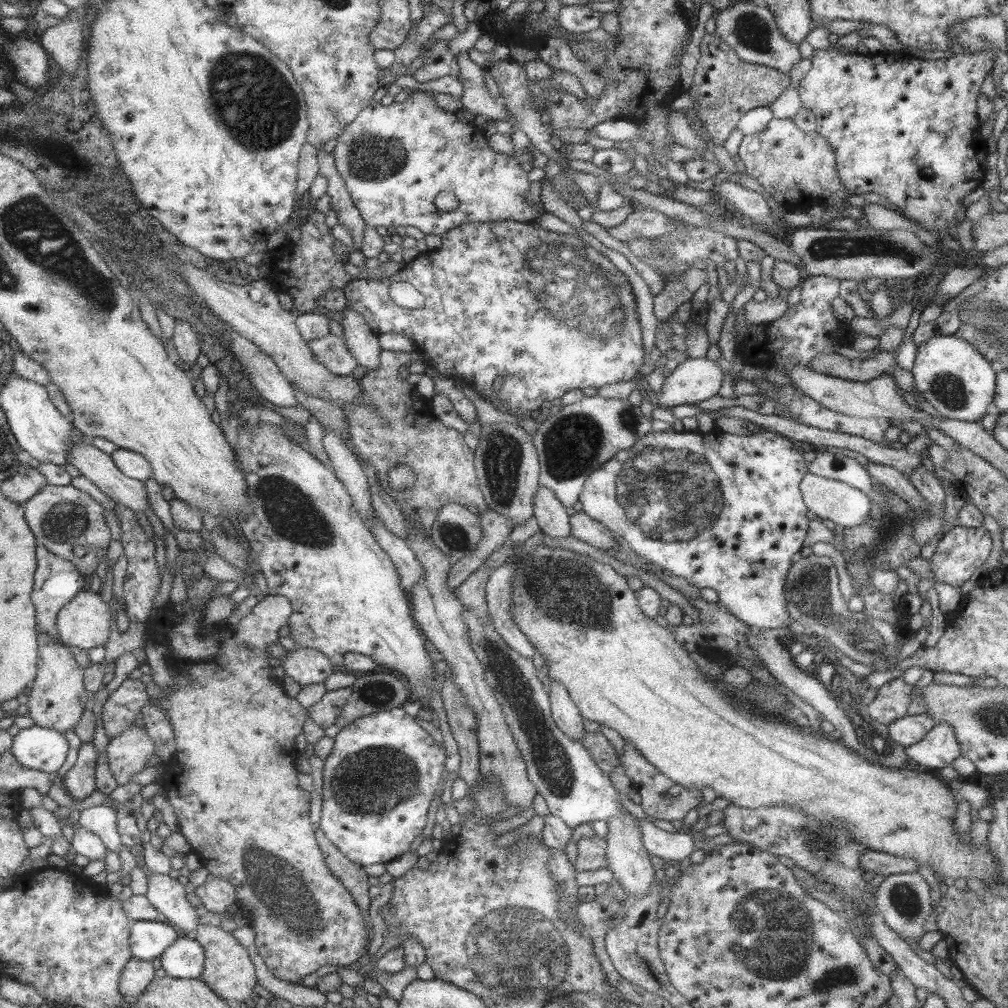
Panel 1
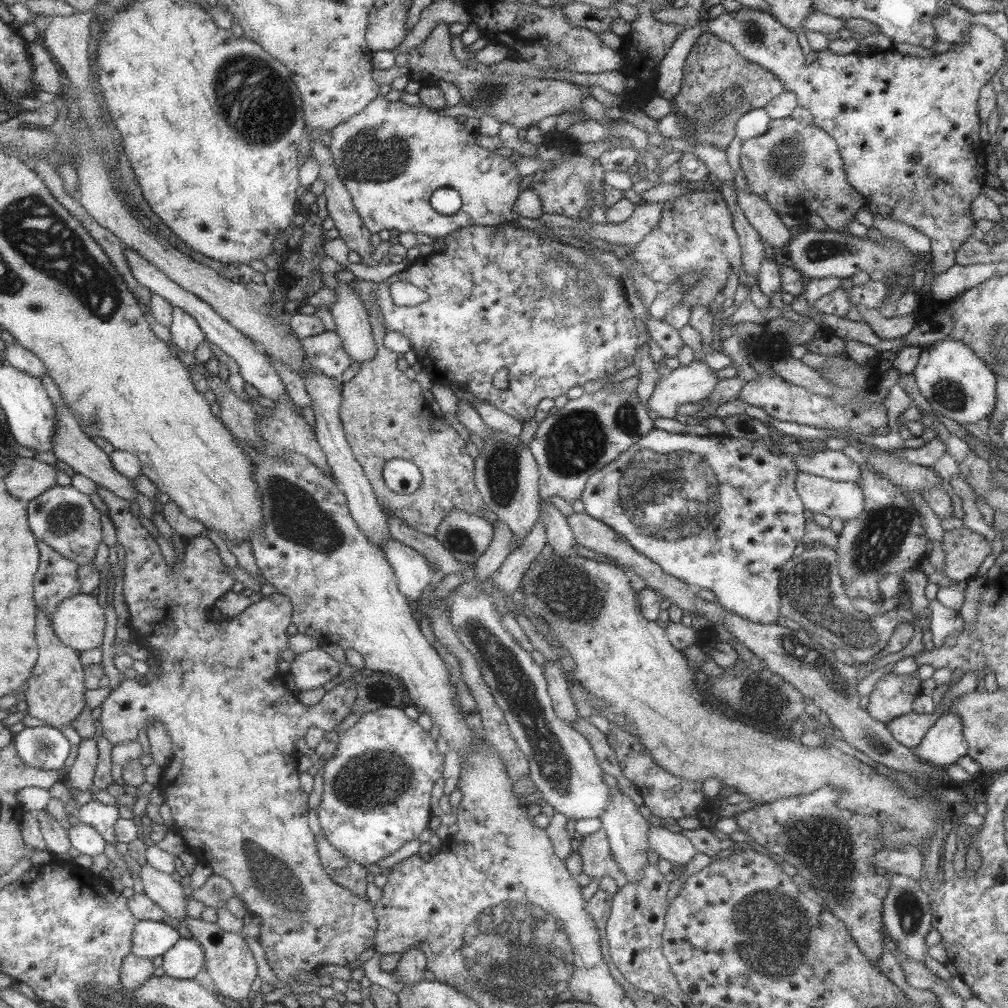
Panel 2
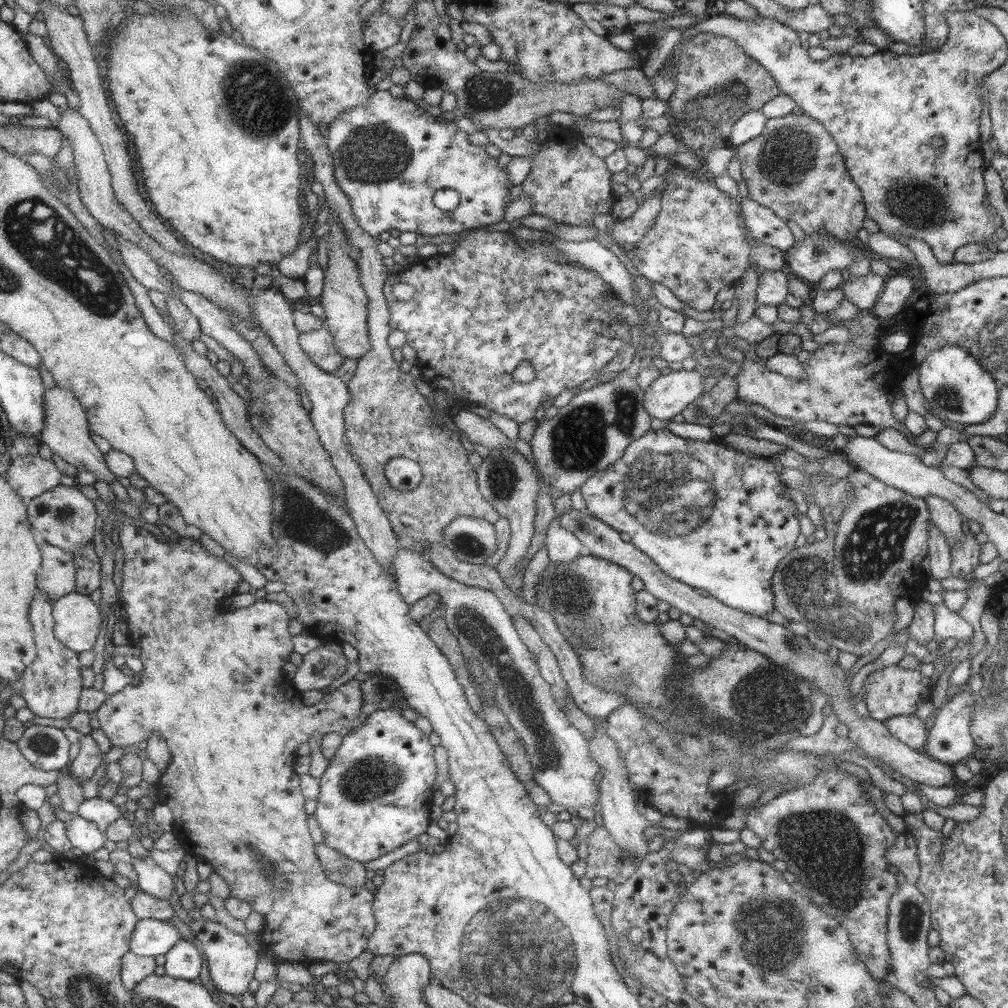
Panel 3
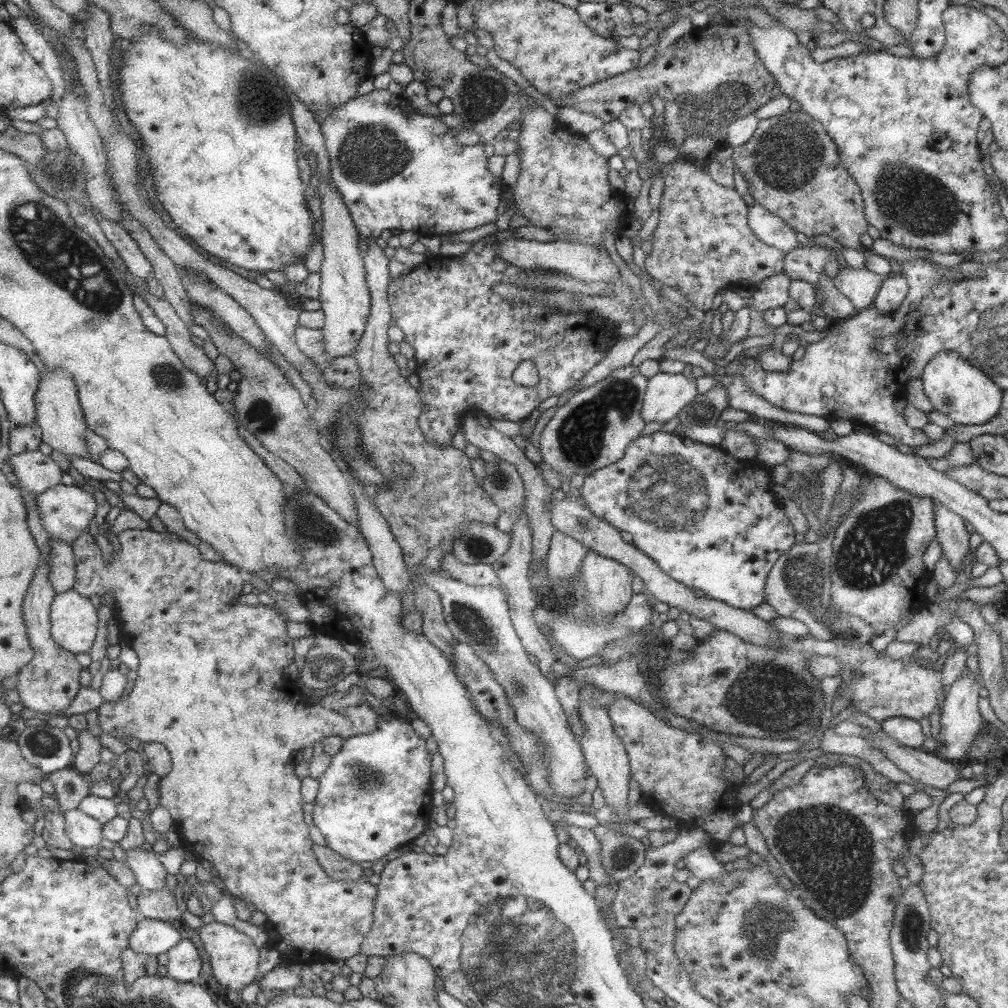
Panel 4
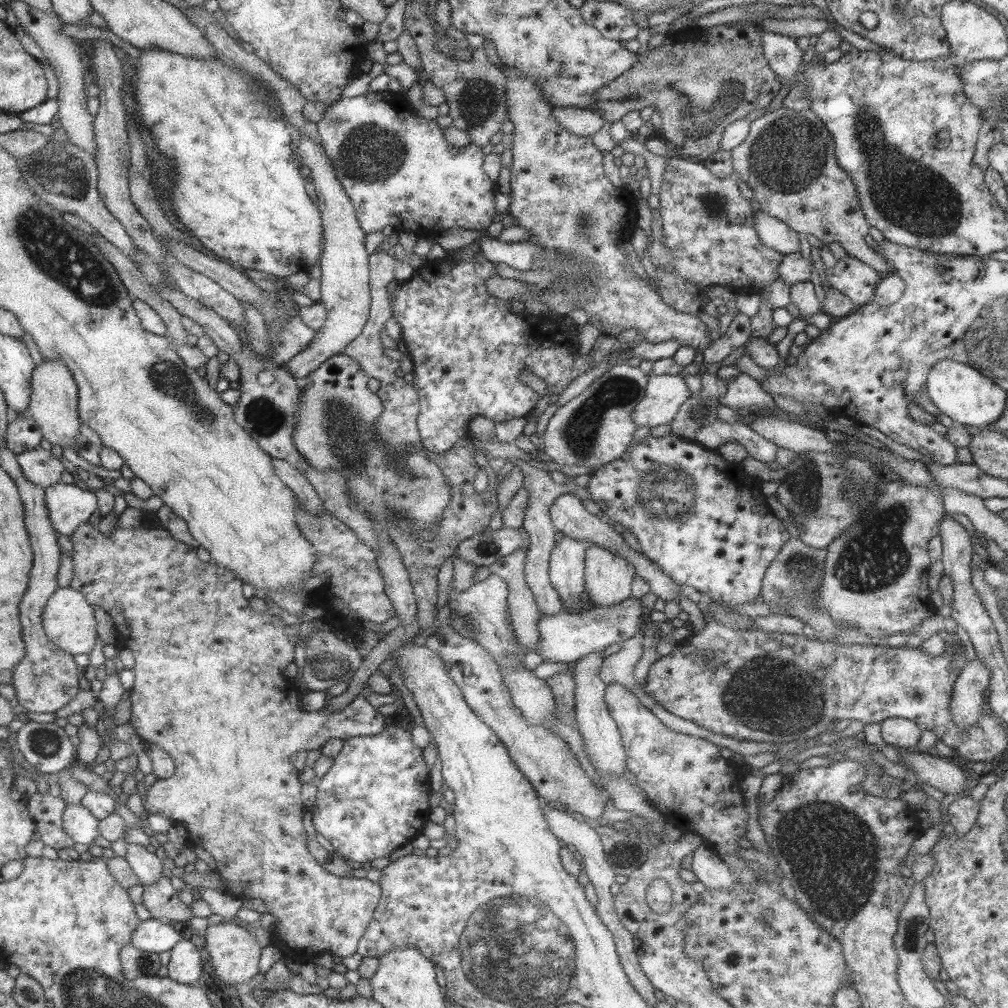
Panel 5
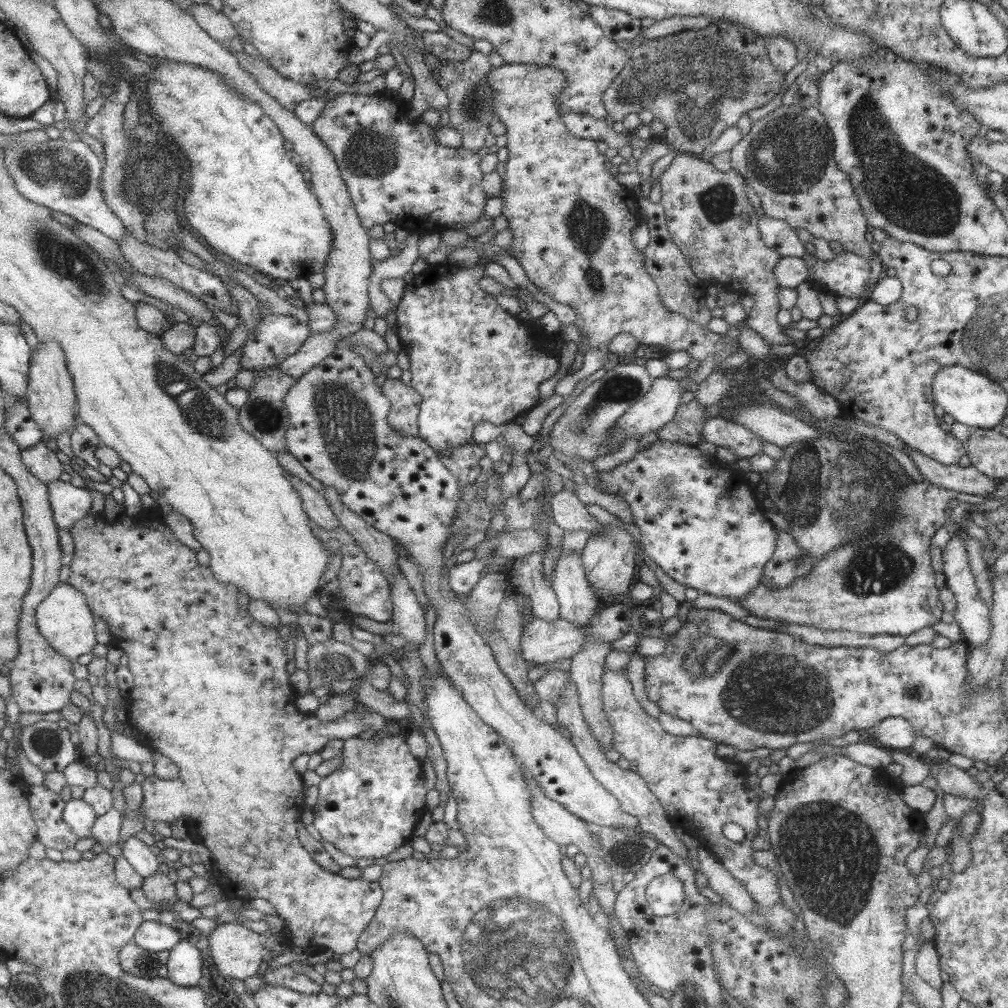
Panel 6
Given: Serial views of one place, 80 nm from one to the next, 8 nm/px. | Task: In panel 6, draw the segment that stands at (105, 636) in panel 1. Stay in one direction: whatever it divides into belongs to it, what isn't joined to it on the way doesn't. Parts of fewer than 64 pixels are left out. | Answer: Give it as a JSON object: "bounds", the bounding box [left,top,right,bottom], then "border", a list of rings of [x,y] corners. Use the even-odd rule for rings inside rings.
{"bounds":[37,582,97,663],"border":[[[61,582],[57,588],[37,608],[37,626],[41,636],[45,638],[62,656],[68,657],[73,663],[79,656],[93,652],[97,646],[95,618],[85,593],[67,582]]]}

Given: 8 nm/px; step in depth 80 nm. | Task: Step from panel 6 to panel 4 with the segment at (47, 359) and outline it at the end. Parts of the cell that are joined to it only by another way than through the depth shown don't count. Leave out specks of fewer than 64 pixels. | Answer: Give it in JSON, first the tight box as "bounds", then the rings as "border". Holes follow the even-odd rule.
{"bounds":[36,368,93,461],"border":[[[62,368],[47,371],[45,375],[42,375],[36,401],[37,423],[44,432],[44,442],[65,456],[78,456],[90,461],[93,460],[86,437],[89,429],[88,422],[85,420],[80,392],[72,376]]]}

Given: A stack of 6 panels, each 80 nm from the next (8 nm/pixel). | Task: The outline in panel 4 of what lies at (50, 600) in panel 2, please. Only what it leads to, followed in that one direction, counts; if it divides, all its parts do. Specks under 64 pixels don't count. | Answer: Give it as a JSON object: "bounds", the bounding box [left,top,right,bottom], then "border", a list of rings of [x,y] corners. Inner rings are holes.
{"bounds":[48,540,76,594],"border":[[[51,540],[52,554],[48,556],[50,580],[56,594],[69,592],[76,586],[76,553],[71,544],[63,540]]]}

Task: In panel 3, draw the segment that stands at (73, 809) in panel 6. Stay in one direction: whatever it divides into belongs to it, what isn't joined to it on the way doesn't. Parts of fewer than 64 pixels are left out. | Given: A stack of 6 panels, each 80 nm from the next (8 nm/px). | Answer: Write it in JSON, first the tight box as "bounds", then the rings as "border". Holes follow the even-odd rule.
{"bounds":[66,813,108,856],"border":[[[77,813],[66,822],[66,831],[72,844],[79,848],[84,856],[93,856],[105,846],[108,839],[97,824],[78,816]]]}

